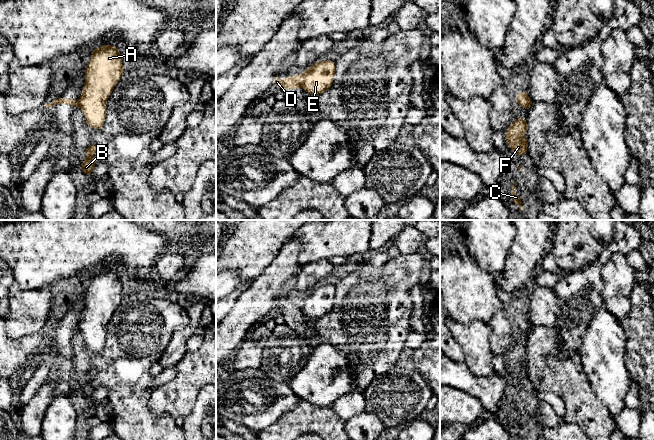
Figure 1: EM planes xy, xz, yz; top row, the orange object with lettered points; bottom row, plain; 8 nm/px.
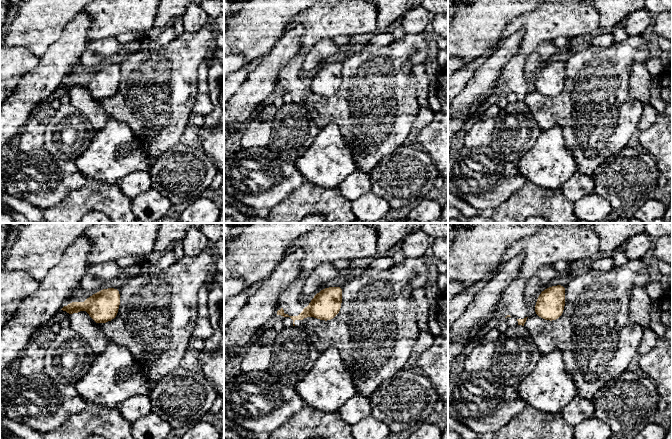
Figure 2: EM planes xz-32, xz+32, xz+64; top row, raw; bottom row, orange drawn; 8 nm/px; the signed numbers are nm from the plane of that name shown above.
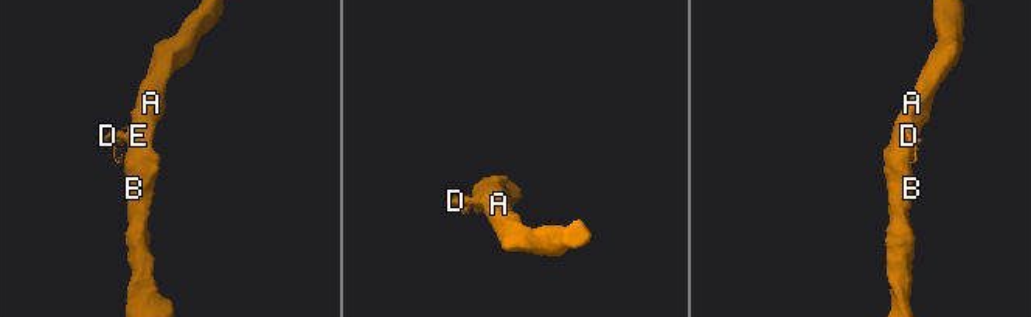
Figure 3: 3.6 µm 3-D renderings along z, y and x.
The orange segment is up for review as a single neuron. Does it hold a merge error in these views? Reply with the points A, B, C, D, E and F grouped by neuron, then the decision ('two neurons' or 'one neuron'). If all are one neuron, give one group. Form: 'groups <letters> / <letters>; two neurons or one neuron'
groups A B C E F / D; two neurons

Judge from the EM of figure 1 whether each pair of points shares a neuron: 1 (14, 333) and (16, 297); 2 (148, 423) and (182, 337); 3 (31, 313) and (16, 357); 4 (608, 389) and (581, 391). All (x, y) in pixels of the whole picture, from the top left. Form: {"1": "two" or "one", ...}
{"1": "one", "2": "two", "3": "two", "4": "two"}

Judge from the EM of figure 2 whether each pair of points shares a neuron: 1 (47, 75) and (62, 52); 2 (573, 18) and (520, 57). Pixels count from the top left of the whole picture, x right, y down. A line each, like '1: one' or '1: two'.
1: one
2: one

